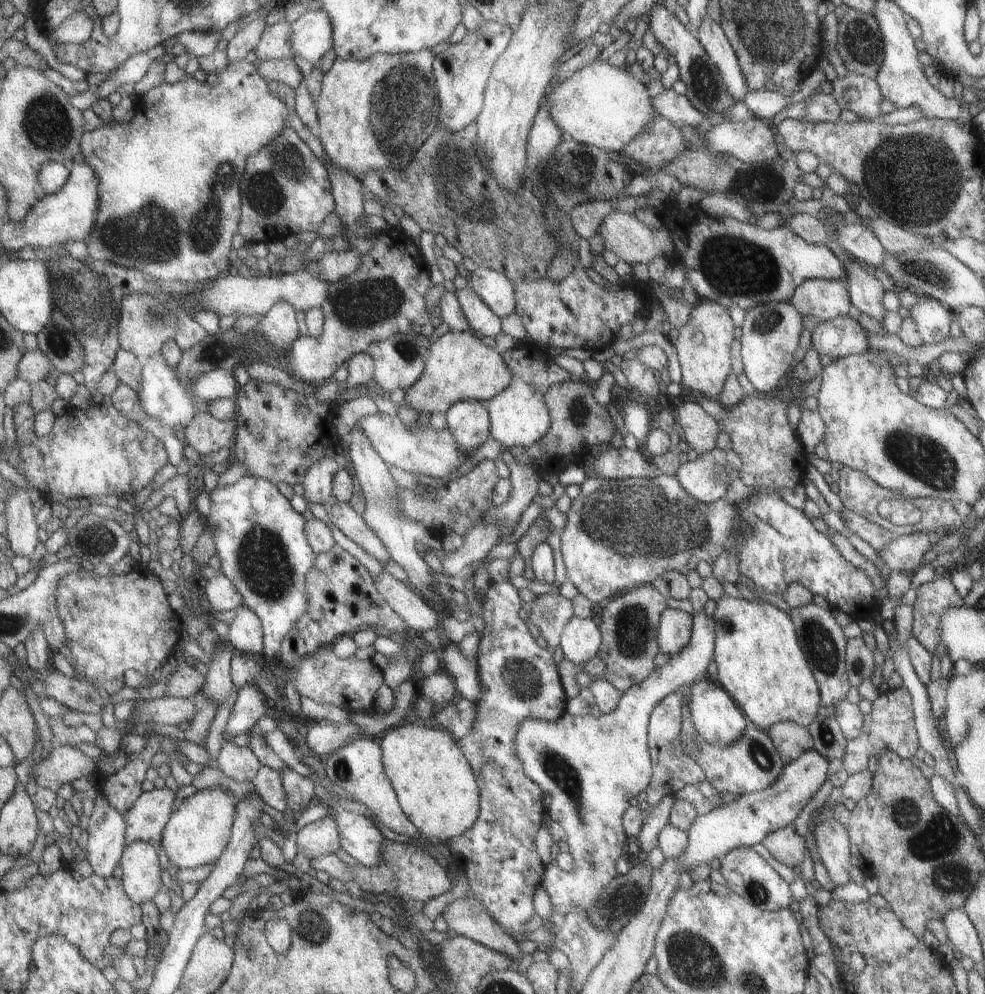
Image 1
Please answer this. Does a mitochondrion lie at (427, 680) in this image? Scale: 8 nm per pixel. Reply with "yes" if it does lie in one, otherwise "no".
no

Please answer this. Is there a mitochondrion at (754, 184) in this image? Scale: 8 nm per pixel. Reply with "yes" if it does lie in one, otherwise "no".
yes

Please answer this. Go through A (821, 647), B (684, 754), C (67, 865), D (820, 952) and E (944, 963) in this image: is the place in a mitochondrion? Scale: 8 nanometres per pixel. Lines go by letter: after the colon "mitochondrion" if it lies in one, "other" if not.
A: mitochondrion
B: other
C: other
D: other
E: other

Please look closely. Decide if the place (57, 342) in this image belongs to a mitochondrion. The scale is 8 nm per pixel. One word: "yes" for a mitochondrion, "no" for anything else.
yes

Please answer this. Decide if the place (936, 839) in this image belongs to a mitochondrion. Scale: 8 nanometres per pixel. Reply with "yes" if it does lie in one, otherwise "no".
yes

